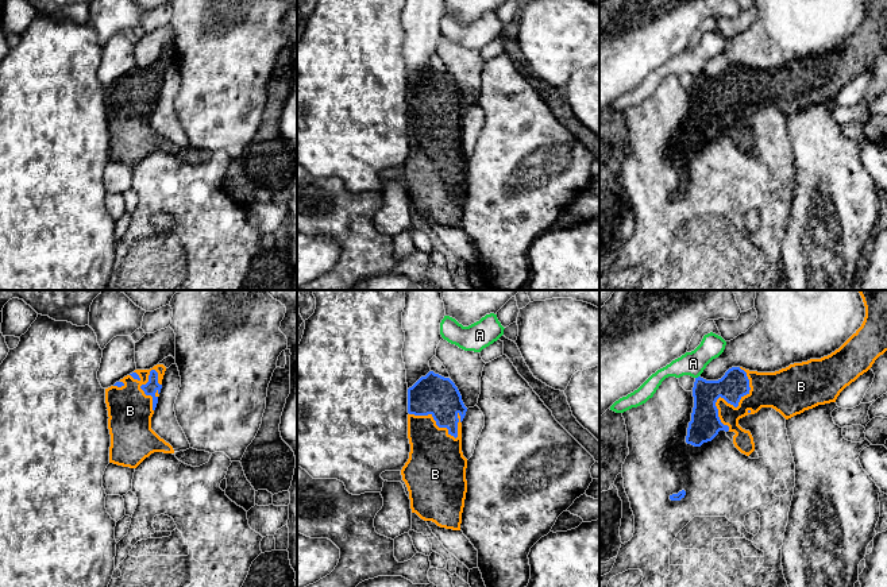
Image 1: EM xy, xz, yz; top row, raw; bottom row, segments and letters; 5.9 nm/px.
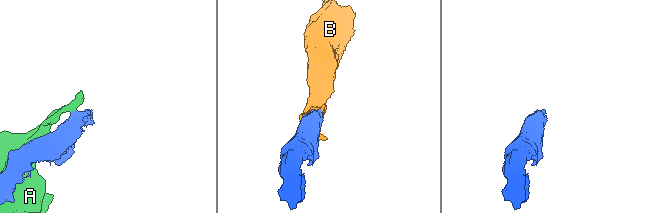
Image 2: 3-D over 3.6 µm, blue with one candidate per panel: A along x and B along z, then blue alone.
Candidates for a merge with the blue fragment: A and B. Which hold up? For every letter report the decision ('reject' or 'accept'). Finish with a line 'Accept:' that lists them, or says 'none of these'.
A: reject
B: accept
Accept: B

